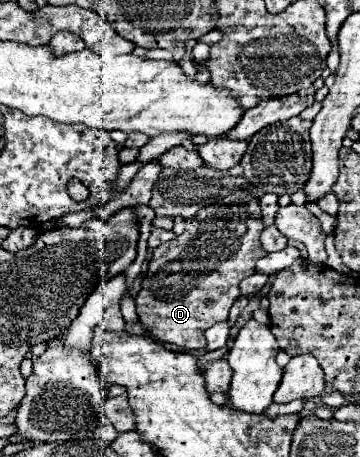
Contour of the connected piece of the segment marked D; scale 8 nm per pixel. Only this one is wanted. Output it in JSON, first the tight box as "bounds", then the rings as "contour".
{"bounds":[137,192,265,348],"contour":[[[233,192],[231,196],[223,198],[223,202],[201,208],[197,218],[187,220],[187,228],[181,236],[155,248],[149,270],[141,282],[141,292],[137,296],[137,314],[143,326],[147,326],[149,334],[161,342],[169,342],[181,348],[205,348],[205,330],[215,322],[225,322],[229,318],[229,308],[241,296],[239,282],[255,274],[255,262],[265,256],[259,244],[263,228],[259,200],[251,192]]]}

